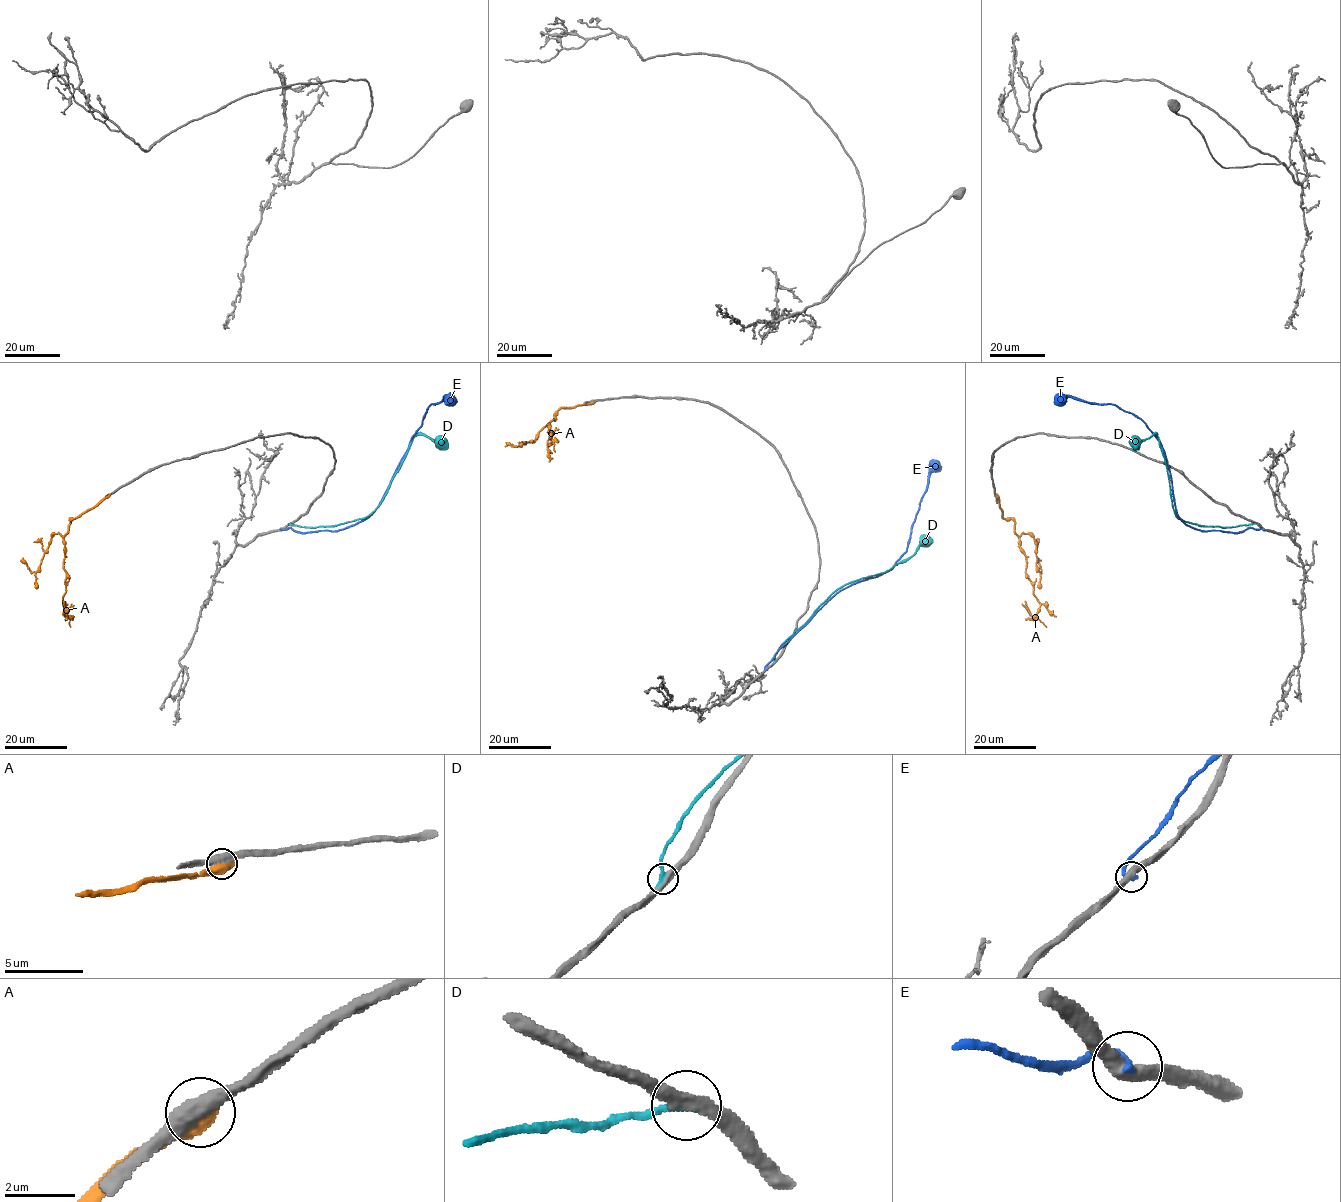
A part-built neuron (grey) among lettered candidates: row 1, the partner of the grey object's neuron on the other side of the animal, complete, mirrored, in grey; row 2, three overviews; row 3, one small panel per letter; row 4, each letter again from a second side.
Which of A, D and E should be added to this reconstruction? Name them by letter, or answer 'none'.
D

